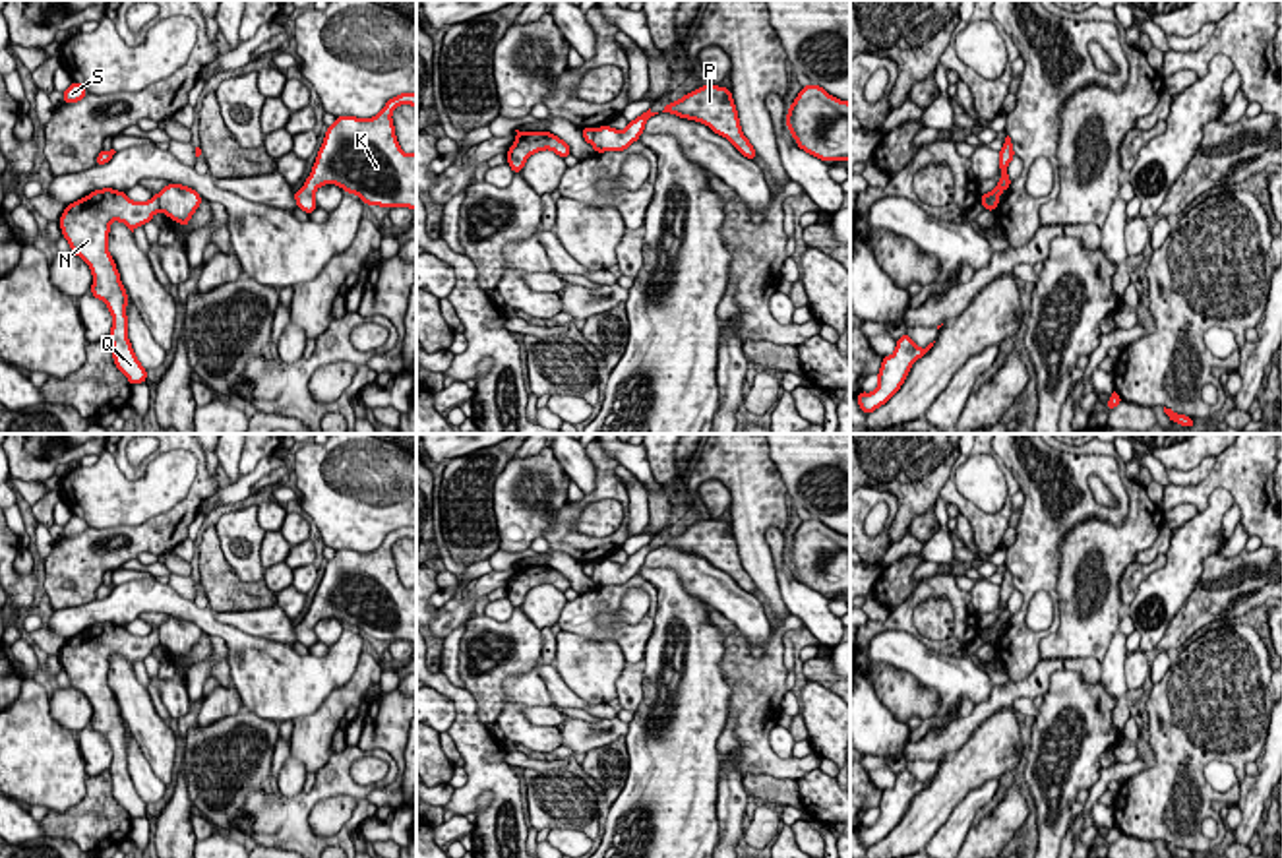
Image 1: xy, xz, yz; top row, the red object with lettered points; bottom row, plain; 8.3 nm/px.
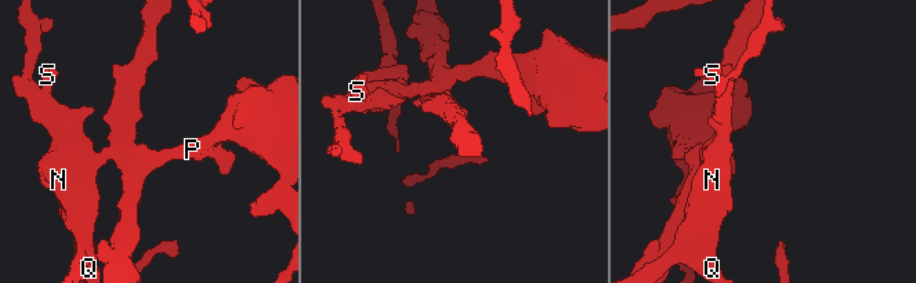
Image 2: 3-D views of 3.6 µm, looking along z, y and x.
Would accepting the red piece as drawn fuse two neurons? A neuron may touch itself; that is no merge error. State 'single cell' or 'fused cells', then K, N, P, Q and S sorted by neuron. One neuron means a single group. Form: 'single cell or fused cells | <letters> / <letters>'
fused cells | K P / N Q S

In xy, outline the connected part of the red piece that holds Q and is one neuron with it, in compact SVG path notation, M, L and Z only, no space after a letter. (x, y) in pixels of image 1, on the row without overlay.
M103 622L66 639L58 655L72 688L79 689L91 703L91 728L103 734L112 750L108 769L112 792L132 819L145 817L147 804L137 794L128 773L128 728L108 688L108 666L112 655L124 657L134 666L159 645L157 628L149 635L139 637L132 635L126 626Z

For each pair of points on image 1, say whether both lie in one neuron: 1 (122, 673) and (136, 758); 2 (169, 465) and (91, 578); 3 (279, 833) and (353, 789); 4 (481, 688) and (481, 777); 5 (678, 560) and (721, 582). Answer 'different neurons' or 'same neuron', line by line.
1: different neurons
2: different neurons
3: same neuron
4: different neurons
5: same neuron

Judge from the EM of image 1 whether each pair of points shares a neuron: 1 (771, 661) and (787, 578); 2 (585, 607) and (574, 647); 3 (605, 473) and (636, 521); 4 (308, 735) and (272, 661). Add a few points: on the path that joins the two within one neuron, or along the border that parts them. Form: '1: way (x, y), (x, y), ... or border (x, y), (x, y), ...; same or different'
1: border (791, 612), (804, 624); different
2: border (562, 630), (591, 640), (612, 640), (620, 651); different
3: border (614, 469), (628, 496), (630, 535); different
4: border (335, 688), (314, 711), (293, 721); different

